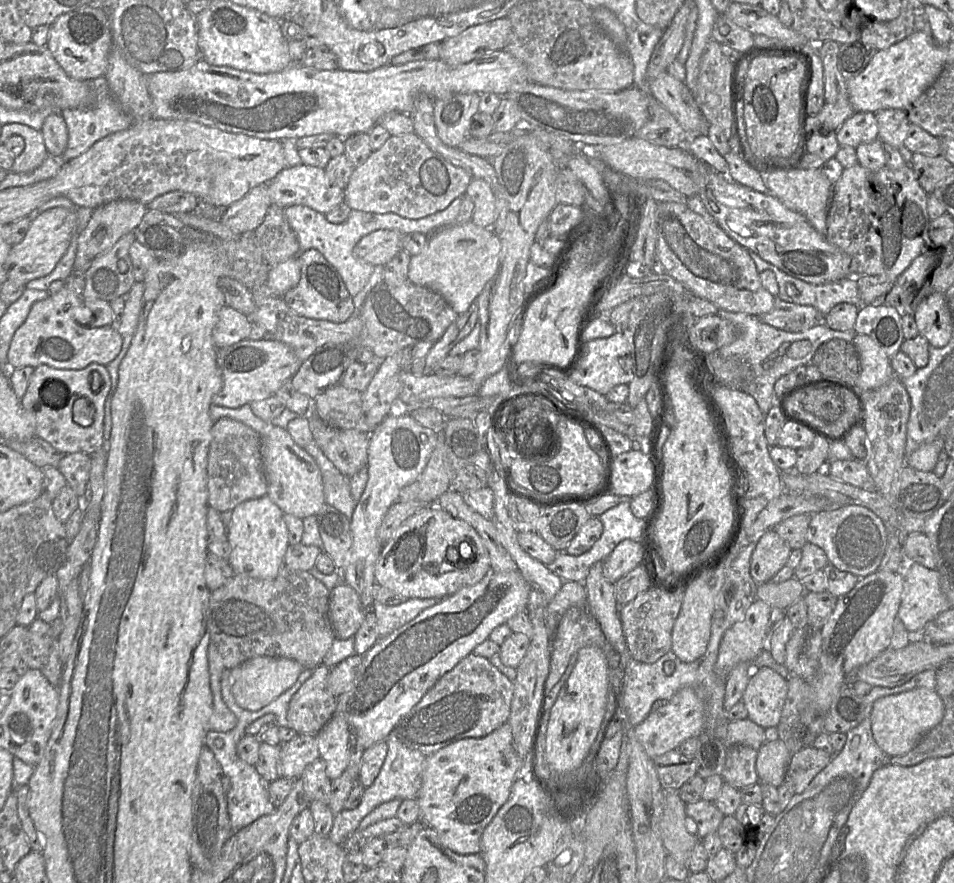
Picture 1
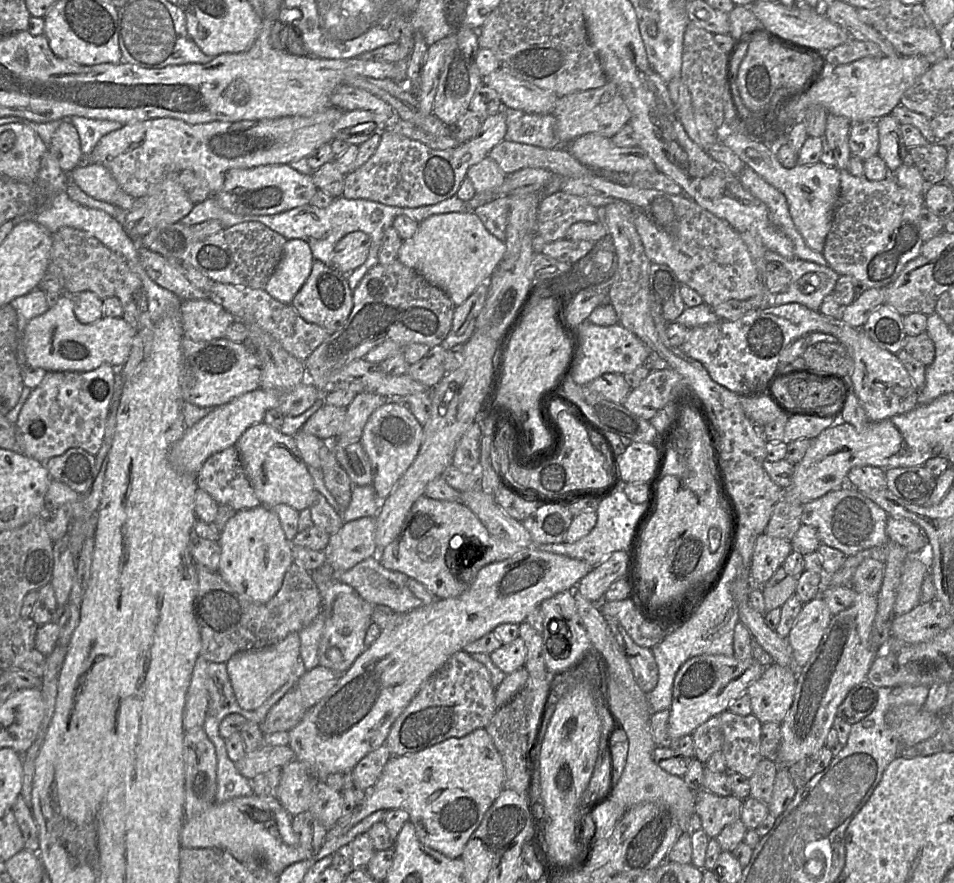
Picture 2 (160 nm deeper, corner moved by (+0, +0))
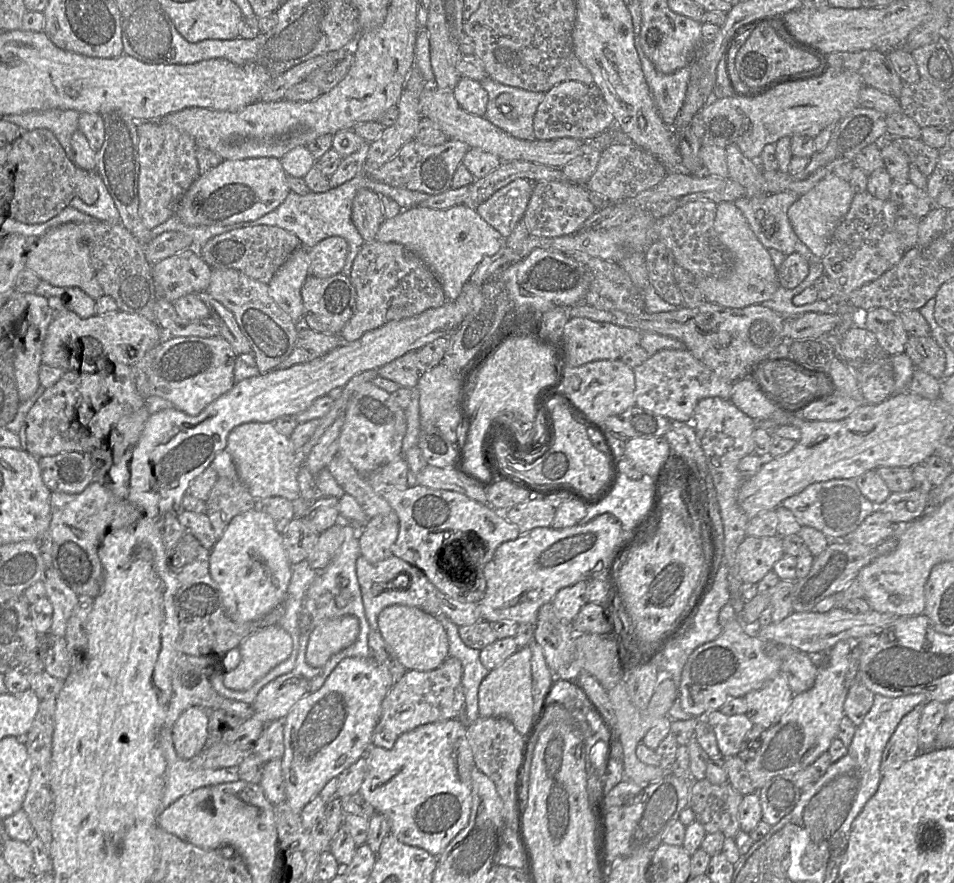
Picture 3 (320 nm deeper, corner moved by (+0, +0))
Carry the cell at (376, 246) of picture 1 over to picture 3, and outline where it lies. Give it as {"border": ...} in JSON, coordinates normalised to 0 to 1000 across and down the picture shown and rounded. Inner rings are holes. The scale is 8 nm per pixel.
{"border":[[[347,267],[322,281],[322,287],[325,294],[324,311],[343,315],[358,307],[365,276],[358,268]]]}

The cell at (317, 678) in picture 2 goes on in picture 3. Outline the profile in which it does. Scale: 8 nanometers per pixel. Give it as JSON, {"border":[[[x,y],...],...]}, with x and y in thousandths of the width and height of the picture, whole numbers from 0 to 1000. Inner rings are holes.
{"border":[[[303,761],[279,775],[270,785],[265,801],[266,813],[281,820],[298,815],[307,798],[326,784],[324,770]]]}

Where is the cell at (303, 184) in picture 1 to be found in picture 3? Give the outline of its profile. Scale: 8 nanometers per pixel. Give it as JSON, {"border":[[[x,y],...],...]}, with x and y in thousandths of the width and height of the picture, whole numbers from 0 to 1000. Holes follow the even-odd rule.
{"border":[[[287,178],[233,181],[231,186],[206,200],[190,224],[182,243],[198,256],[240,255],[270,248],[289,237],[300,225],[305,216],[301,199],[294,180]]]}

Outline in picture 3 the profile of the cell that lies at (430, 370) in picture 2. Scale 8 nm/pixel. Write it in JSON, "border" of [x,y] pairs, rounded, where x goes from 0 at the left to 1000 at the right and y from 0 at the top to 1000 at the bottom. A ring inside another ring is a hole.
{"border":[[[428,399],[395,419],[396,427],[416,434],[421,439],[435,439],[441,427],[436,399]]]}

